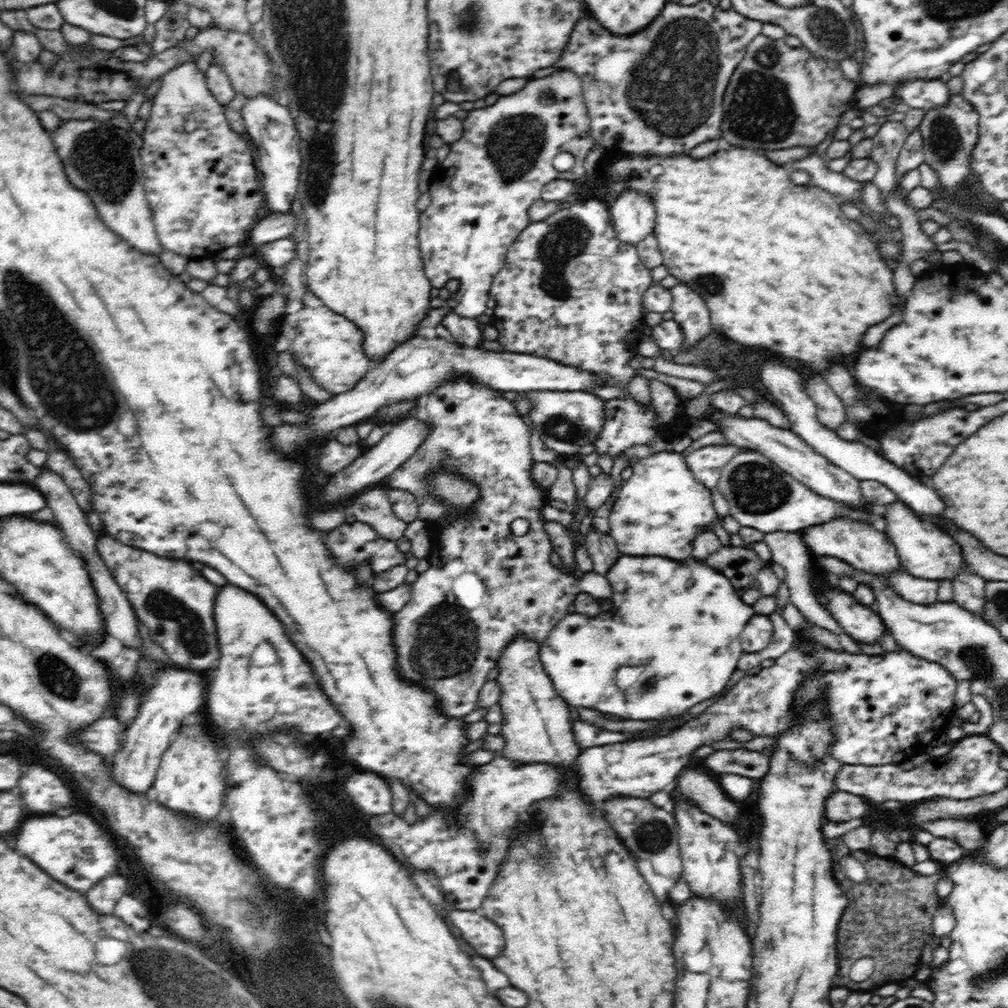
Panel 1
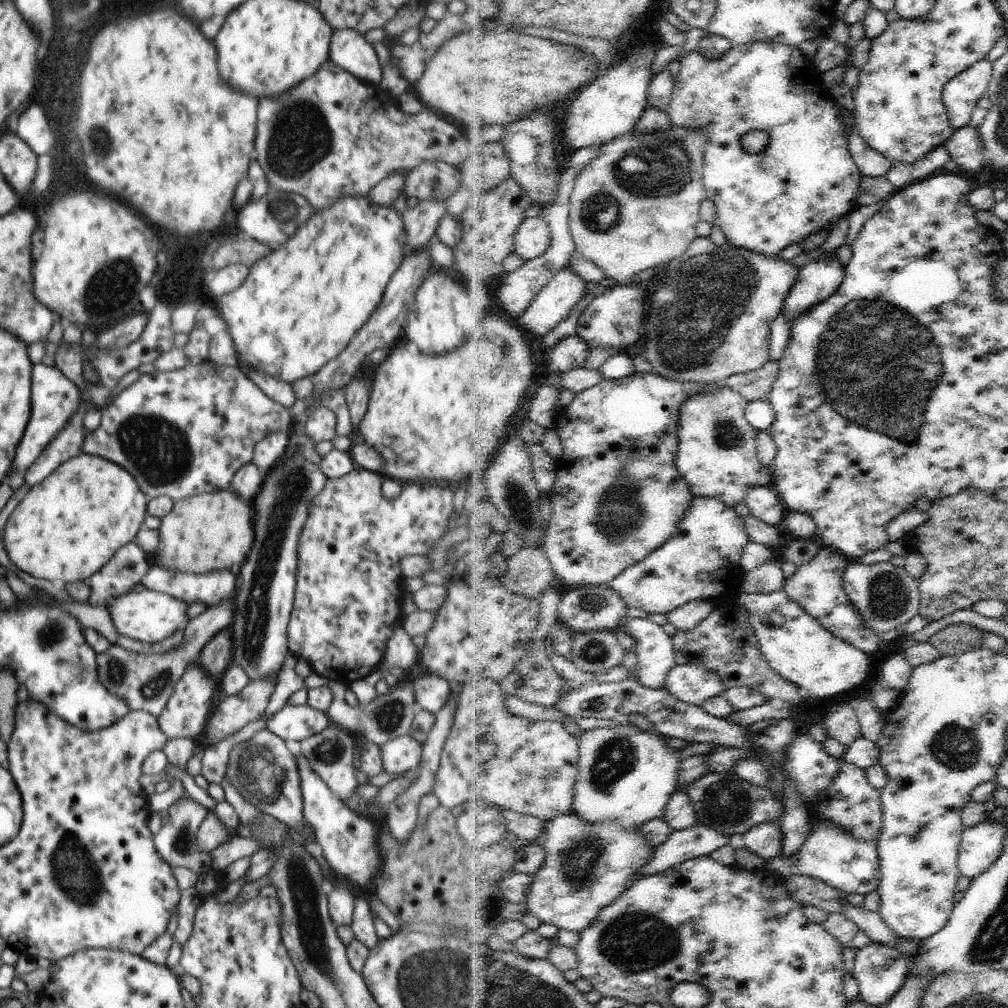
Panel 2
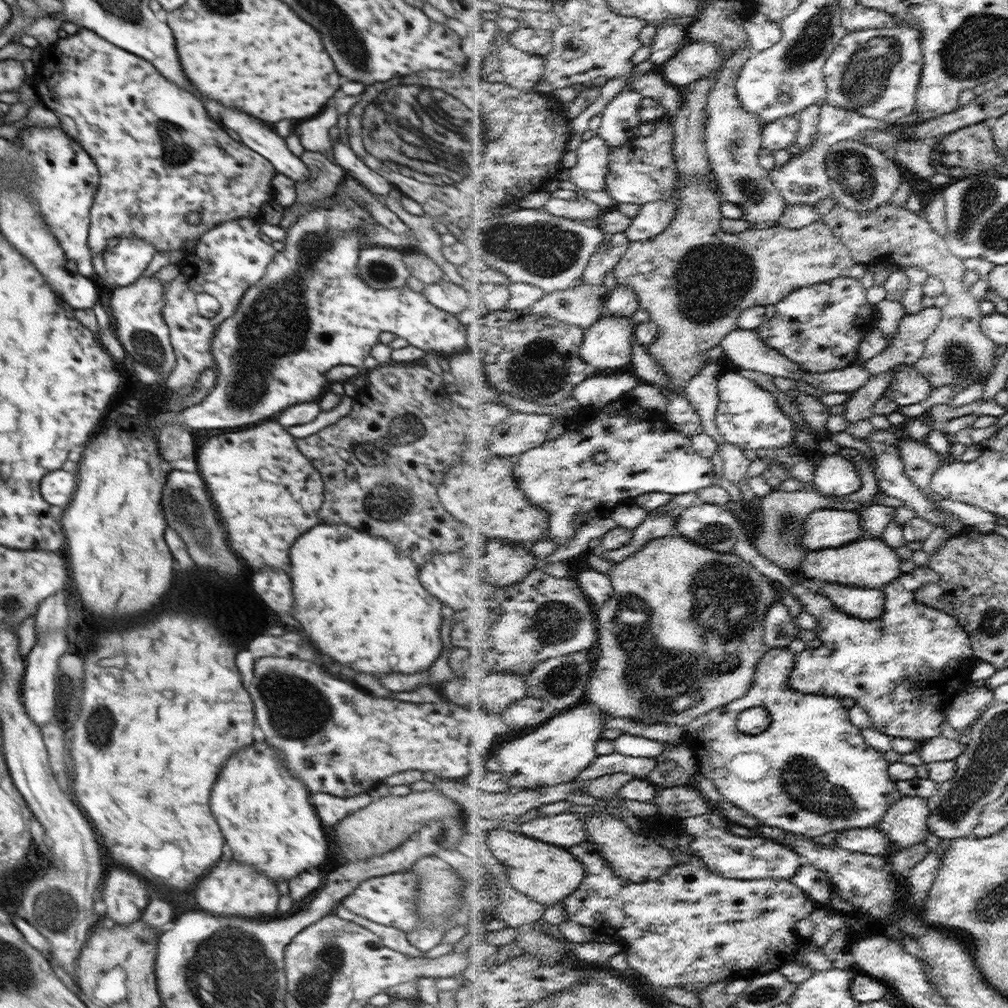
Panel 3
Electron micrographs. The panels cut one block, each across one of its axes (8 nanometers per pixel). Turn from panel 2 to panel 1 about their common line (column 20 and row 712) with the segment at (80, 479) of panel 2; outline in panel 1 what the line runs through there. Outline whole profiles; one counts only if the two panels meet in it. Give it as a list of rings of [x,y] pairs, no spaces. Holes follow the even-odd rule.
[[[518,635],[507,644],[497,667],[500,668],[499,675],[495,678],[500,685],[502,698],[500,698],[497,706],[502,713],[502,721],[499,735],[506,740],[504,750],[499,756],[508,756],[514,758],[516,762],[522,764],[530,764],[530,762],[540,762],[540,764],[556,764],[562,766],[567,772],[572,772],[572,766],[576,762],[576,758],[580,756],[580,745],[574,741],[572,734],[572,720],[570,720],[570,706],[566,703],[554,689],[552,679],[546,673],[546,669],[540,662],[540,643],[534,642],[526,635]]]

